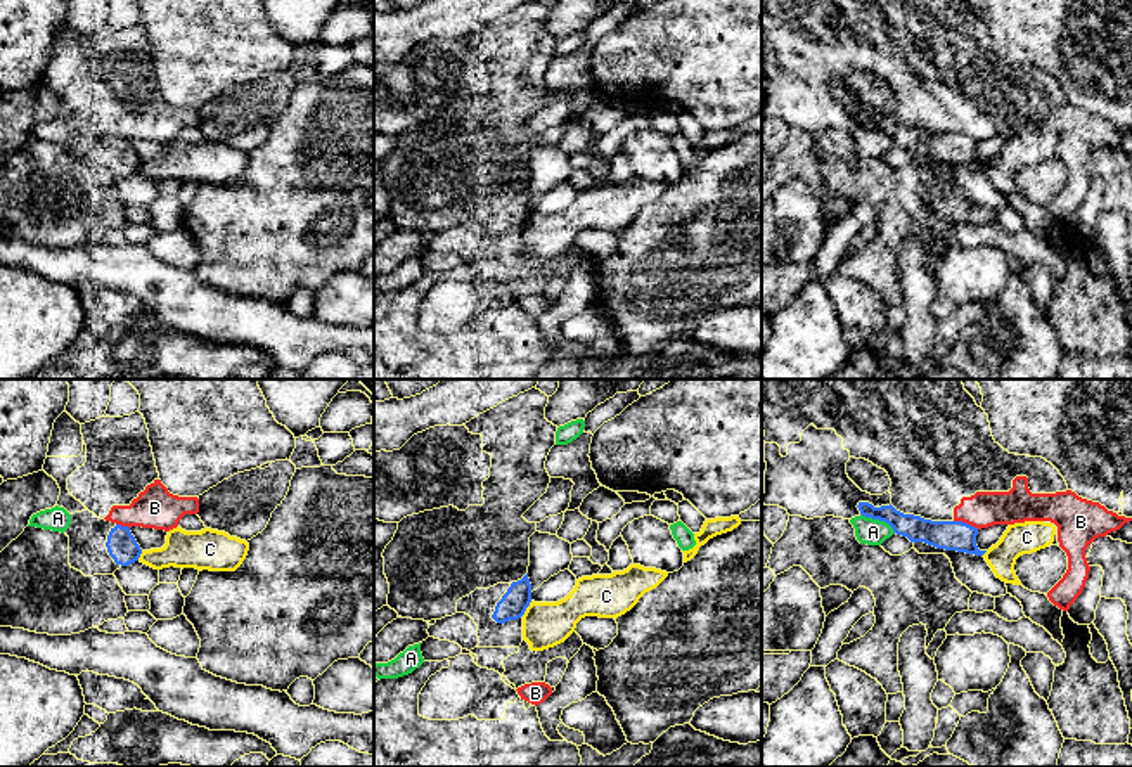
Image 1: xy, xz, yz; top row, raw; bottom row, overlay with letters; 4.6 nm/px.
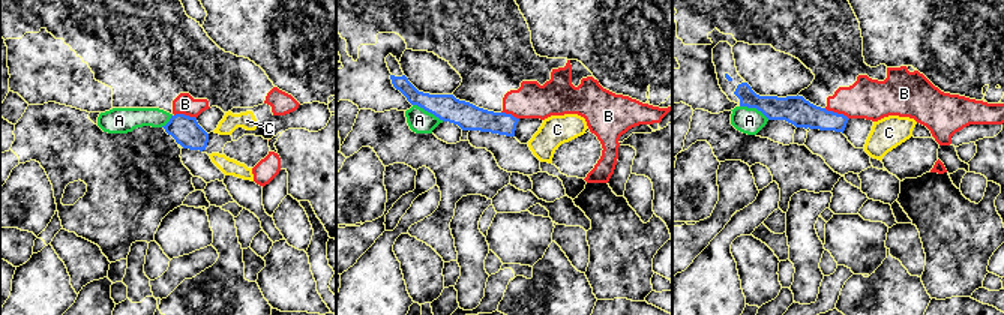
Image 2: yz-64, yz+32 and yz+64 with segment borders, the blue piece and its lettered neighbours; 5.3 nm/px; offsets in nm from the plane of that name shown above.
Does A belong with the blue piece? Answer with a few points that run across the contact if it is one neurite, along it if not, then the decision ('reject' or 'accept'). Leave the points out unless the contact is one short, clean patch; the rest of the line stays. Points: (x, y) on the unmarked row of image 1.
reject

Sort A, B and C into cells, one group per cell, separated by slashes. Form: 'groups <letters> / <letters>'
groups A / B / C

